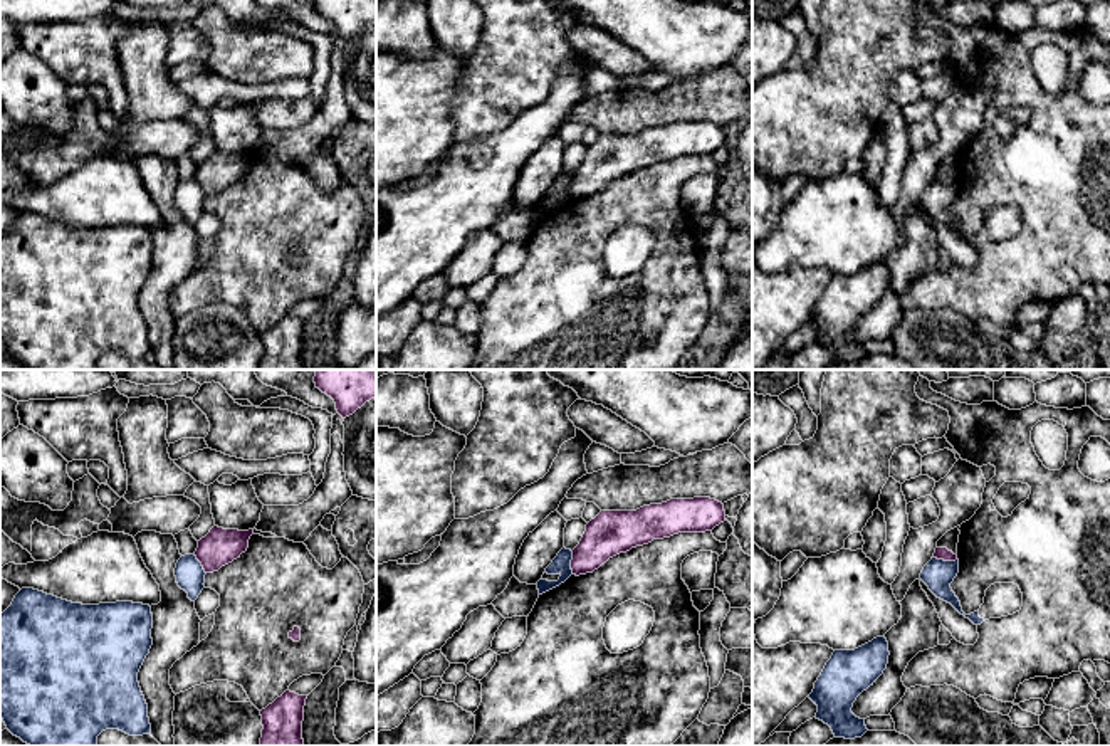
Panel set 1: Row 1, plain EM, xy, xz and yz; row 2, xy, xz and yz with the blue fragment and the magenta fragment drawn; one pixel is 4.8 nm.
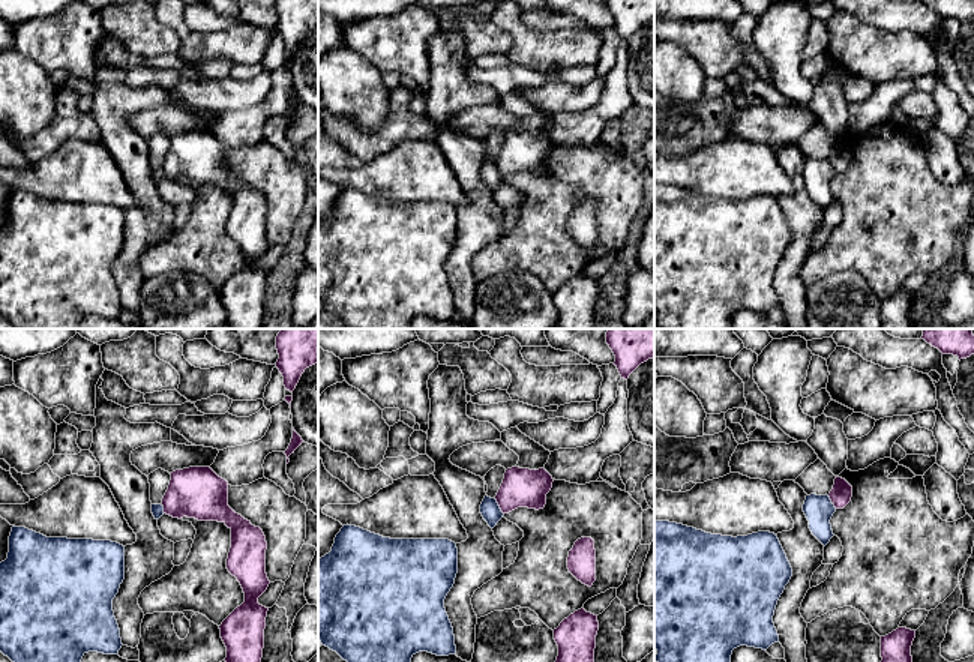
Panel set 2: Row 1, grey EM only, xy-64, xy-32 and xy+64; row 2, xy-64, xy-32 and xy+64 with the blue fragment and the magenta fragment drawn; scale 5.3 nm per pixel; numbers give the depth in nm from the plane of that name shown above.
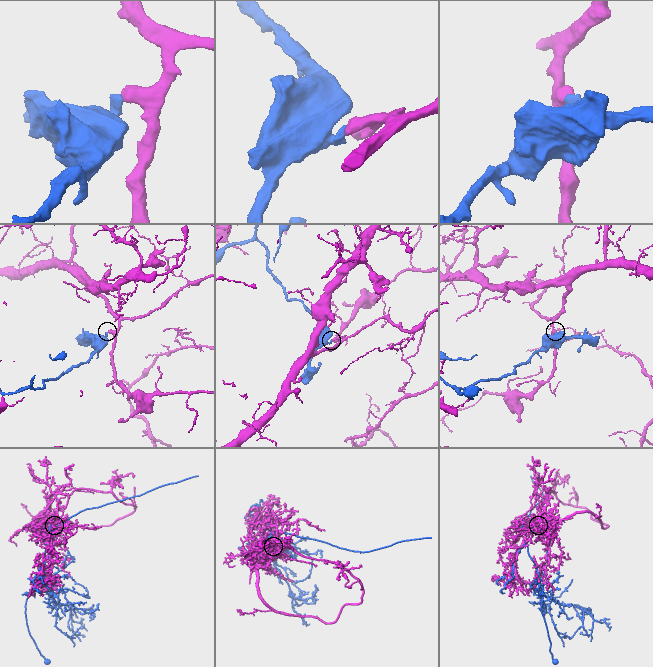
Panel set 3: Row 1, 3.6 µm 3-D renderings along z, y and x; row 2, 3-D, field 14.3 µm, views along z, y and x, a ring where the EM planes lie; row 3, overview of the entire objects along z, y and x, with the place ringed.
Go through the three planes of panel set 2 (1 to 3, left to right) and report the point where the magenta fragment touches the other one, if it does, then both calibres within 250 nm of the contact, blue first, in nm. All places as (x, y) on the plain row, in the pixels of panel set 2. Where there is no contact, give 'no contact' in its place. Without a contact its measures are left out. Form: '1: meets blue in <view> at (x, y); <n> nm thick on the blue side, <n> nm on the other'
1: meets blue in xy-64 at (162, 173); 60 nm thick on the blue side, 280 nm on the other
2: meets blue in xy-32 at (499, 170); 110 nm thick on the blue side, 200 nm on the other
3: meets blue in xy+64 at (830, 165); 160 nm thick on the blue side, 120 nm on the other

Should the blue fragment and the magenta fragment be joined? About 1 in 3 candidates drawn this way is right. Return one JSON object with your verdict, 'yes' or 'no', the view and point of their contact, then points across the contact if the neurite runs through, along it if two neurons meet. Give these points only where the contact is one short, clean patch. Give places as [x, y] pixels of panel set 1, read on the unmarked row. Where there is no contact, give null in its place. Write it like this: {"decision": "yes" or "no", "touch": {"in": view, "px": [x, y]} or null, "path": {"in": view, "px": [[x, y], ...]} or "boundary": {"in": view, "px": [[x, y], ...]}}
{"decision": "no", "touch": {"in": "yz", "px": [942, 183]}, "boundary": {"in": "yz", "px": [[932, 180], [956, 183]]}}

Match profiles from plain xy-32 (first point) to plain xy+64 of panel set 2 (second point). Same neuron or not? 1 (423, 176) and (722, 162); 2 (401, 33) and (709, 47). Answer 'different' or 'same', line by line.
1: same
2: same

